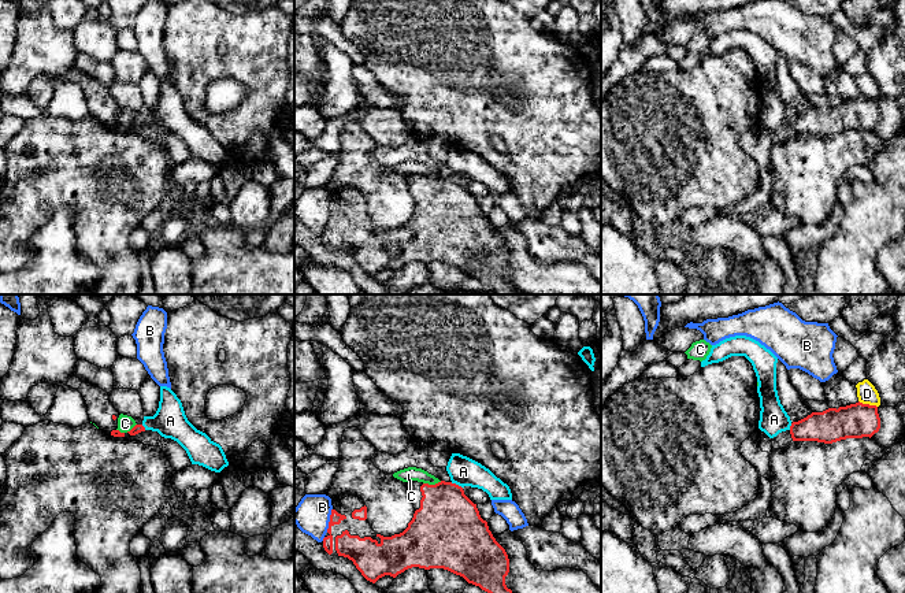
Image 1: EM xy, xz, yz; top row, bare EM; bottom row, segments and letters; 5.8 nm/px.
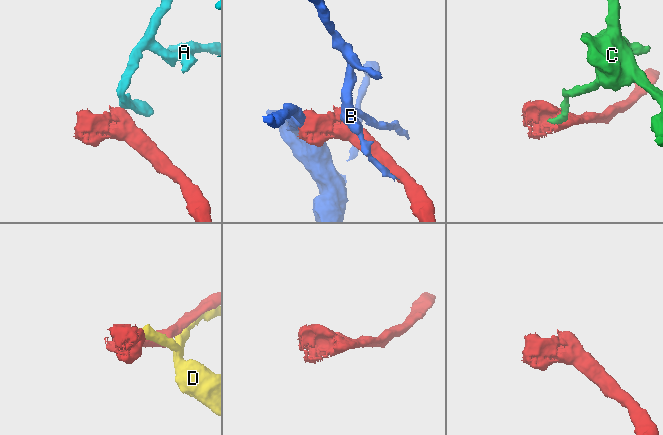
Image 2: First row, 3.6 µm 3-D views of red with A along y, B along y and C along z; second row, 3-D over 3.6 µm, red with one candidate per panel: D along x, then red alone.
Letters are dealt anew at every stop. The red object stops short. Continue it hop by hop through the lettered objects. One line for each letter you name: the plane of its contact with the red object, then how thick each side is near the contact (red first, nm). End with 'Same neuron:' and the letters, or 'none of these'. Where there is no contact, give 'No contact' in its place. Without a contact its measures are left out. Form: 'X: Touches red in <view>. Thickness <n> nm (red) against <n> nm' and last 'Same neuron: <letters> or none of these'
Same neuron: none of these

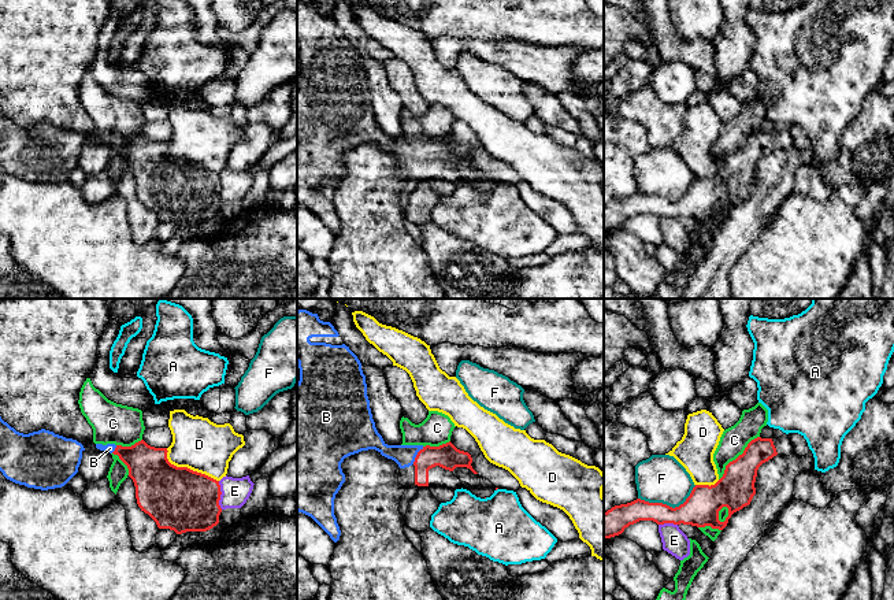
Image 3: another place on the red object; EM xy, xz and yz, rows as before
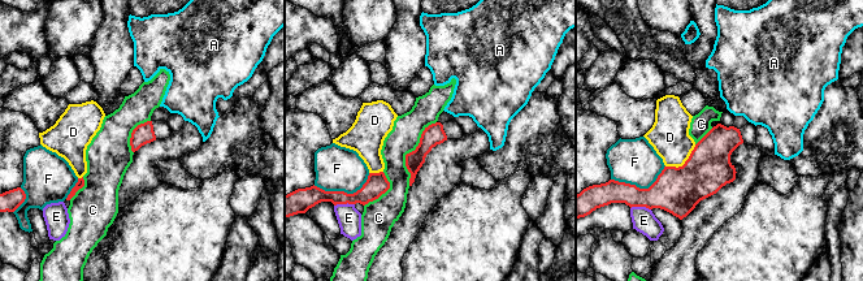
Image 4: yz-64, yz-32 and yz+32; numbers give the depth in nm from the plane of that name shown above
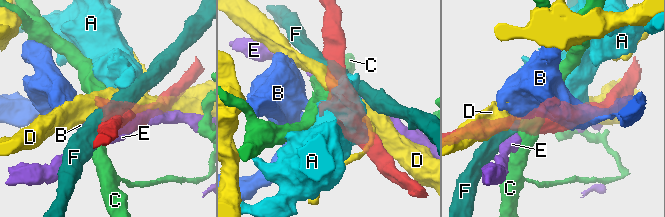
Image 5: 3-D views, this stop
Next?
B: Touches red in xz. Thickness 150 nm (red) against 130 nm
Same neuron: B

